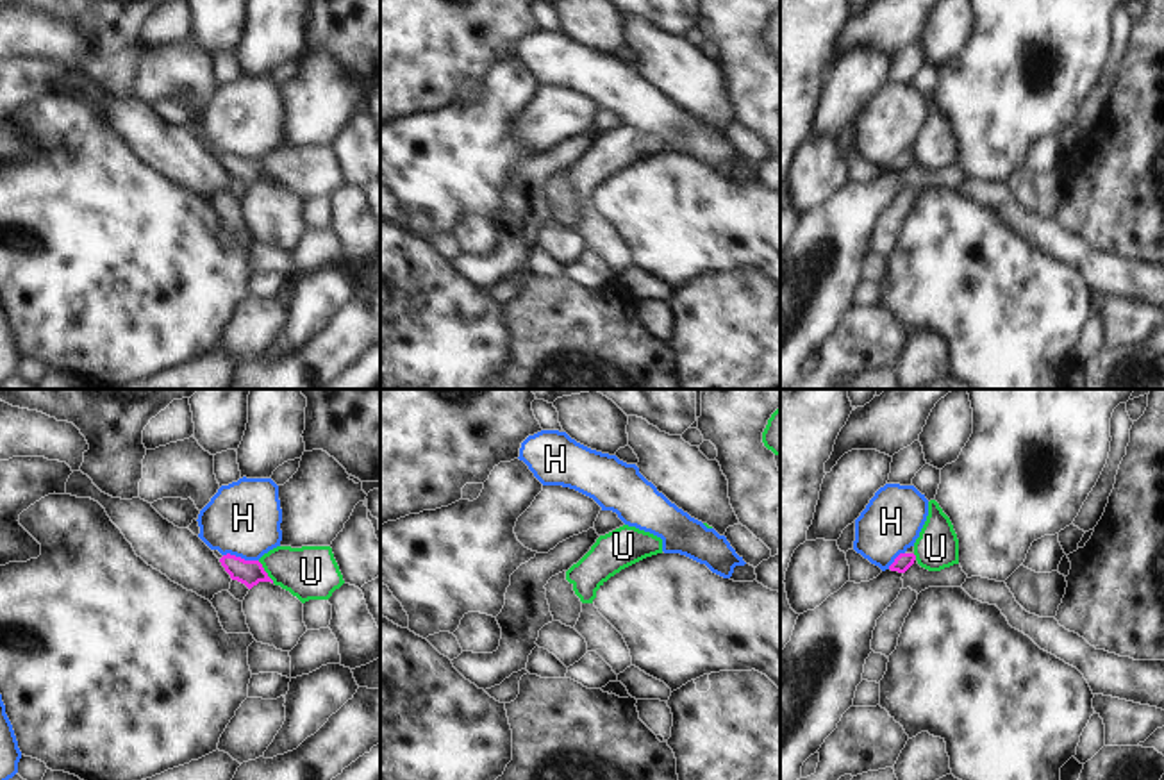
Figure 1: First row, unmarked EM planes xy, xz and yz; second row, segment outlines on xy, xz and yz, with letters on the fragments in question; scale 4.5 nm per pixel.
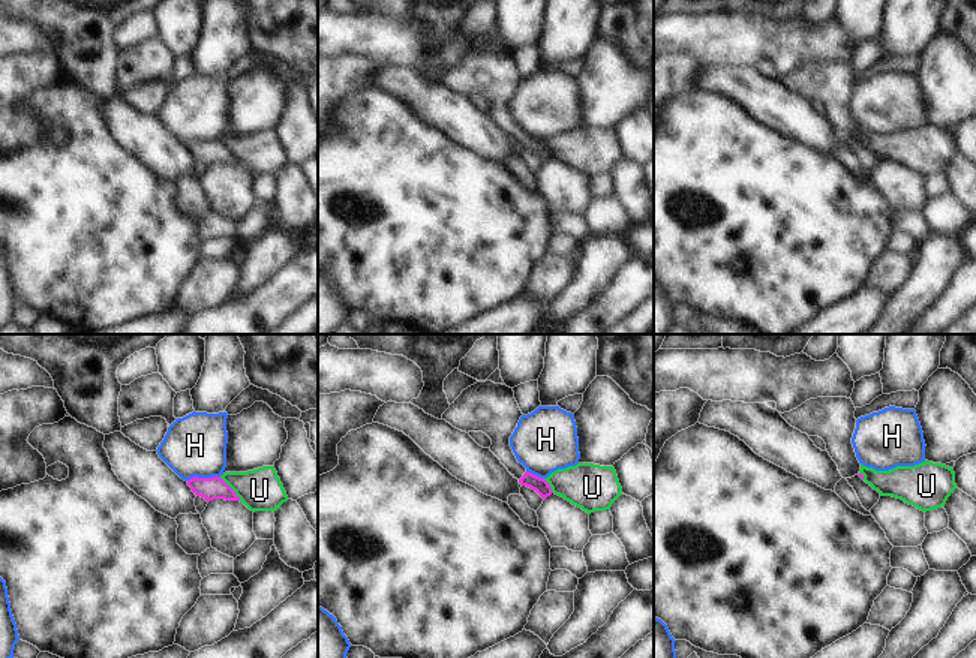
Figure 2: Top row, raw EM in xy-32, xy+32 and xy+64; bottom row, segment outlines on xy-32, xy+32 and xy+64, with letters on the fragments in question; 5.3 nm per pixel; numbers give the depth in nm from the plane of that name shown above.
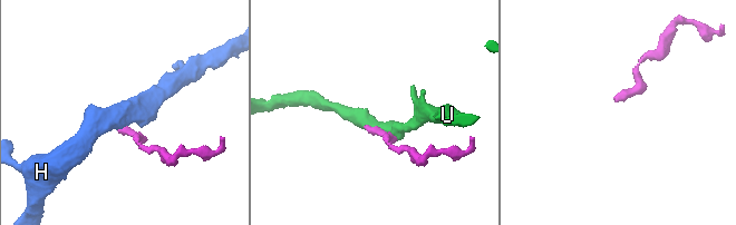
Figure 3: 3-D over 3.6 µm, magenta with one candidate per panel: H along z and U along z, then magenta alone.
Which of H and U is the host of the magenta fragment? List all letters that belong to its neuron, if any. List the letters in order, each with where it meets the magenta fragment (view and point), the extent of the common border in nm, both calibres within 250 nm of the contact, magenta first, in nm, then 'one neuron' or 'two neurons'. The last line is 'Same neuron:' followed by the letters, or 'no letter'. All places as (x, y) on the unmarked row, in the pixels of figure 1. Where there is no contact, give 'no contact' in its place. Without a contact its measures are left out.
H: contact xy (240, 157); length 160 nm; calibres 110 and 340 nm; two neurons
U: contact xy (265, 172); length 130 nm; calibres 110 and 240 nm; two neurons
Same neuron: no letter

